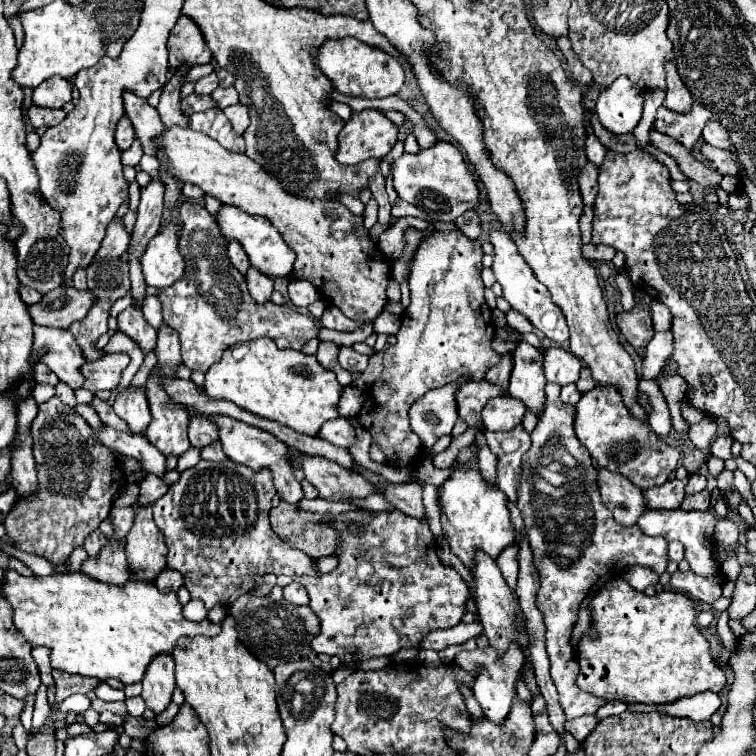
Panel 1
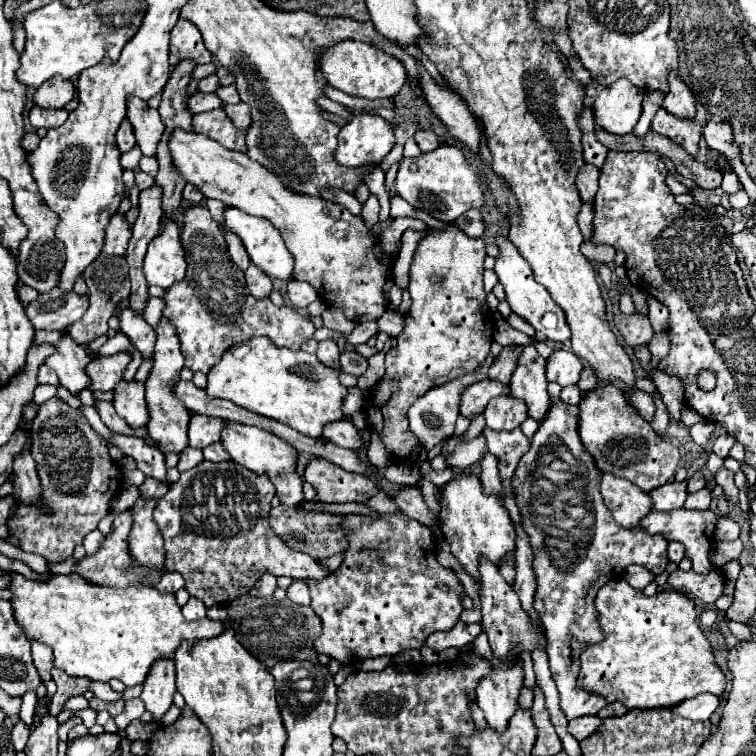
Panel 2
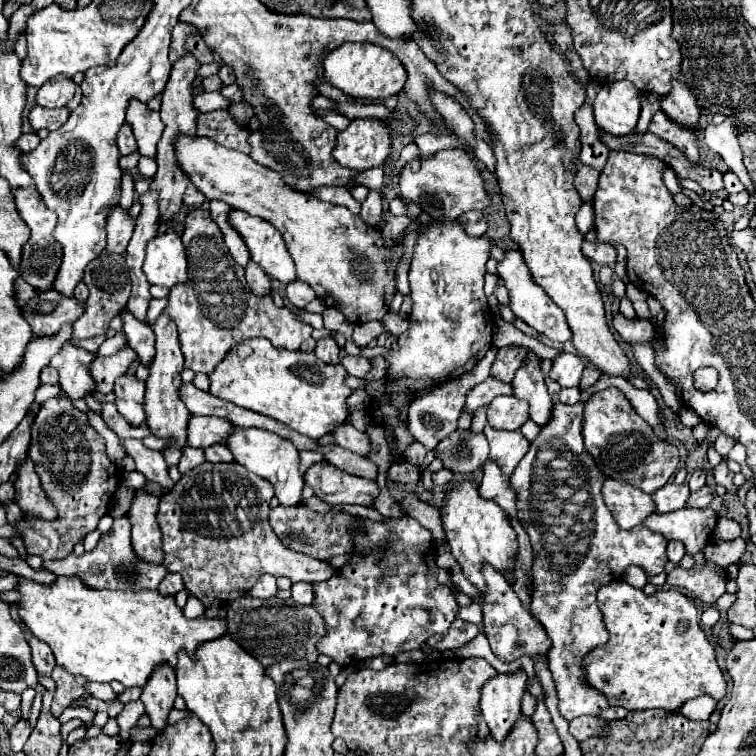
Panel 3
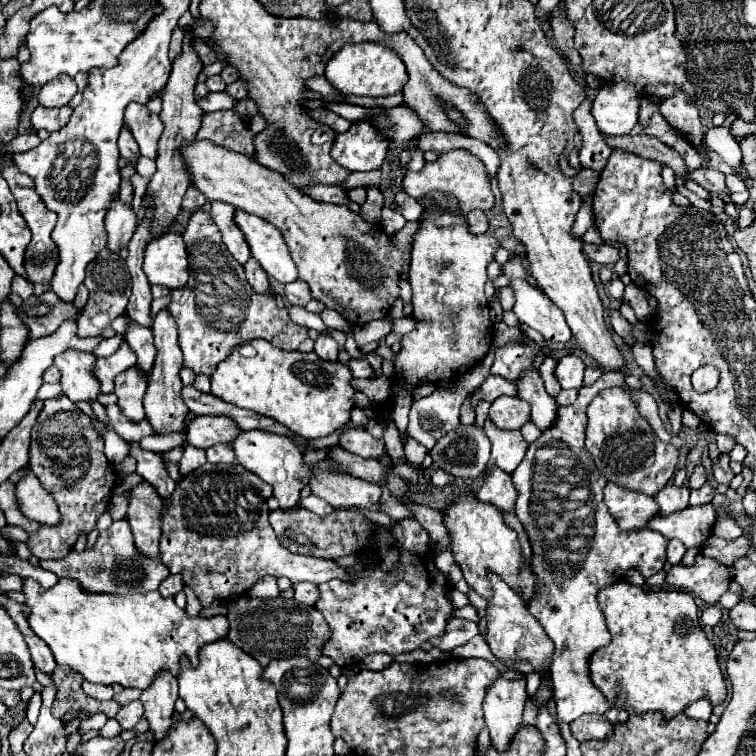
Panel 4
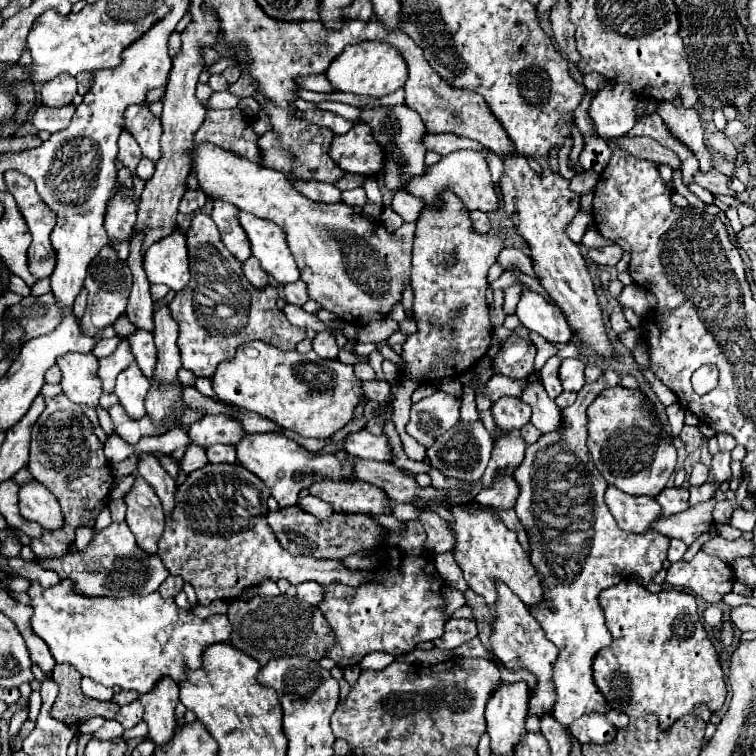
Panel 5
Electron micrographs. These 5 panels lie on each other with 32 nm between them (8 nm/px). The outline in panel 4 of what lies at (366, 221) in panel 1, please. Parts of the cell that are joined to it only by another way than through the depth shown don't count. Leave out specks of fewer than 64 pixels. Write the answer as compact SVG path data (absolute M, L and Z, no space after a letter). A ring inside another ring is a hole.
M367 186L367 200L360 209L361 217L371 224L379 224L384 207L384 198L379 188Z

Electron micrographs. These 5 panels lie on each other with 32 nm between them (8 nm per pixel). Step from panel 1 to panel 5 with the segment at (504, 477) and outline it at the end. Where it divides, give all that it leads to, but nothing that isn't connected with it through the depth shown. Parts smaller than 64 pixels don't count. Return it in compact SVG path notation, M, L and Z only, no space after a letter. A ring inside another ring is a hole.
M490 410L479 413L479 416L492 440L494 440L490 461L481 479L483 488L487 488L492 484L492 478L497 468L504 468L506 472L514 472L520 466L520 462L524 458L526 442L524 442L519 430L504 432L504 434L497 436Z

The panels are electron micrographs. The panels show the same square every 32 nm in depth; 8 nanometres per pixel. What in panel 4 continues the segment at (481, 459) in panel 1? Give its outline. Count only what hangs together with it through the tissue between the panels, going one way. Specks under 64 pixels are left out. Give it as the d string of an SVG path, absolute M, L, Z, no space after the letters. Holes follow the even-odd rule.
M496 466L484 474L484 484L478 490L478 498L482 502L496 504L504 512L514 512L516 496L518 496L518 492L510 480L510 474L506 474L504 470L500 470Z

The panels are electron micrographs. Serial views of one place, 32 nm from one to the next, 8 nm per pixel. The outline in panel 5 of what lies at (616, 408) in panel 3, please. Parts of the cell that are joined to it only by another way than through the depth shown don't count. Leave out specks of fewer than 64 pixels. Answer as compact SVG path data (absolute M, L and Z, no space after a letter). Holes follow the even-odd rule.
M622 386L604 390L588 406L588 450L600 474L628 494L658 496L676 468L676 448L660 438L660 430L642 408L642 392Z

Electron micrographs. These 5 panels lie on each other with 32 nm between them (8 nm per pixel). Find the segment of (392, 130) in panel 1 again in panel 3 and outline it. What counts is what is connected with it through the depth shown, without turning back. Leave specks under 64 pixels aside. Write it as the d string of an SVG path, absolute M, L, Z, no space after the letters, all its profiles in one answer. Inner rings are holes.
M354 118L344 132L338 132L338 142L332 156L340 166L368 170L382 166L392 150L392 134L380 118Z

